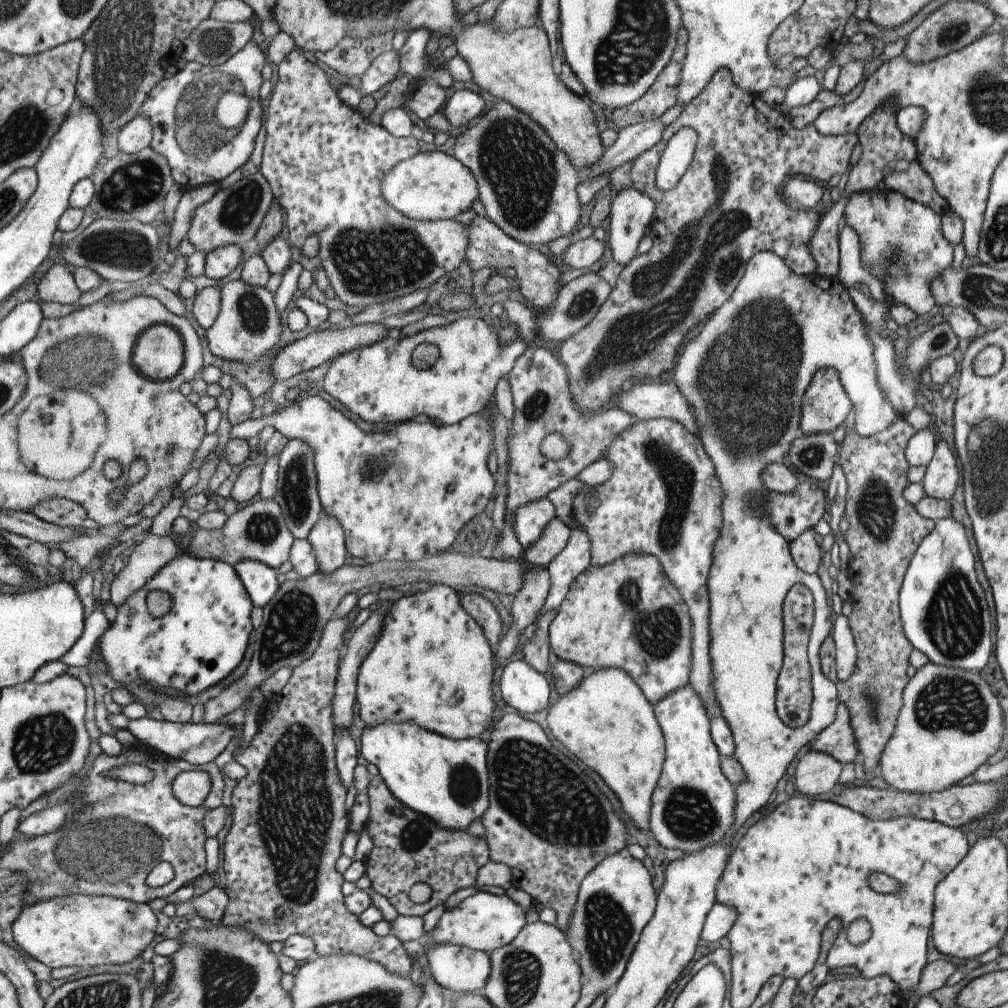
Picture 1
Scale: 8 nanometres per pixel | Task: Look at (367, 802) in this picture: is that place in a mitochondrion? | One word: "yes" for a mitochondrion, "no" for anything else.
no

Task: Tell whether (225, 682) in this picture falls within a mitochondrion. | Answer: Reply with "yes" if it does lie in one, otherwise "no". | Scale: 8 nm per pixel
no

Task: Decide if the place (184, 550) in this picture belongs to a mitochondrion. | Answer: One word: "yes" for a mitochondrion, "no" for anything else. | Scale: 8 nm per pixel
no

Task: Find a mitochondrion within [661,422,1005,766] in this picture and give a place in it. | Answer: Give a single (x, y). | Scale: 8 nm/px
(954, 620)

